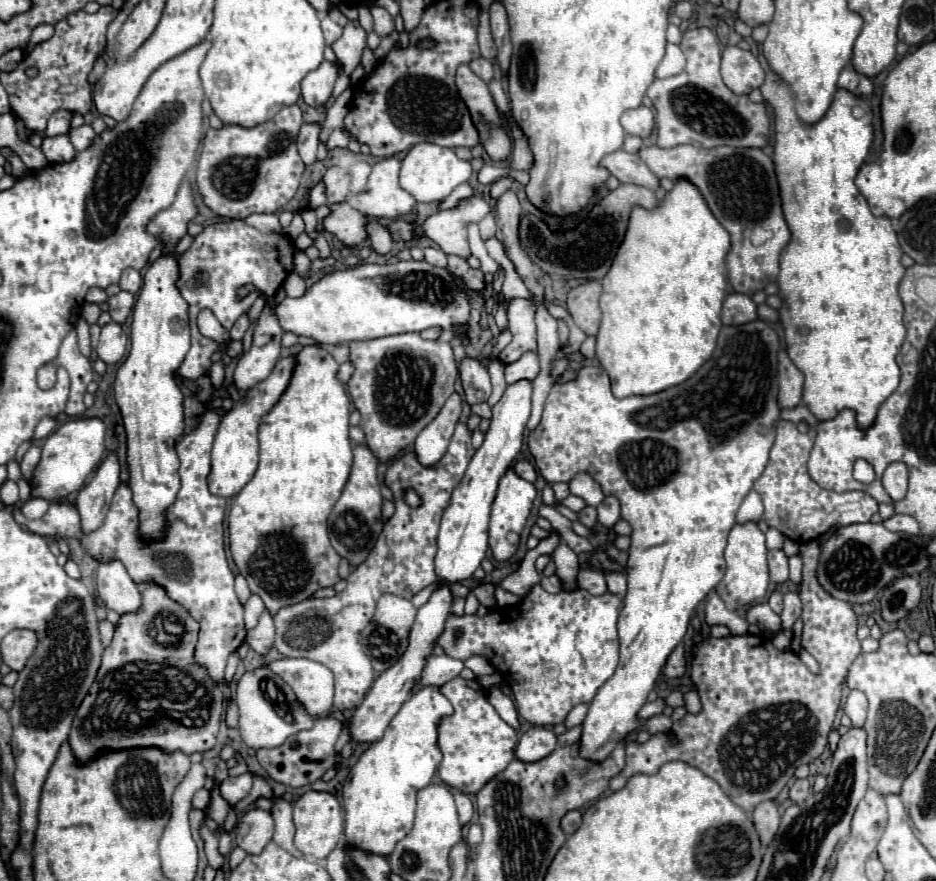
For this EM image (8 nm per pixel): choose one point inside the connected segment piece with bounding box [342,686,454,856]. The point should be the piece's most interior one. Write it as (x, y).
(379, 798)

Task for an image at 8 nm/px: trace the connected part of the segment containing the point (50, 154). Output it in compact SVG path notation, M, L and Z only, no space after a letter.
M44 136L42 138L42 152L44 156L56 164L56 162L70 162L76 154L74 146L70 144L70 138L68 136Z

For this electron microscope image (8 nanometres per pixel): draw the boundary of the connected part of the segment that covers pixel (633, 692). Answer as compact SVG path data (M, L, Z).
M754 320L754 322L742 324L742 326L722 326L712 358L694 376L690 376L686 382L682 382L678 386L672 386L672 388L668 388L664 392L650 394L650 396L628 396L624 400L618 400L618 398L612 396L610 378L606 376L606 370L602 366L584 366L578 372L576 380L566 382L566 384L558 384L558 382L554 384L554 388L550 390L550 394L546 398L546 406L544 406L542 420L540 420L538 428L534 428L534 432L528 434L528 448L530 448L532 456L534 456L534 460L538 456L538 470L546 478L546 482L550 482L550 484L554 484L554 482L570 482L574 478L574 474L578 474L578 472L592 474L592 478L600 484L600 488L602 488L602 492L606 496L612 494L612 496L616 496L620 500L620 504L622 504L622 518L632 526L632 536L630 536L632 544L630 544L630 550L628 550L628 594L624 598L624 608L622 608L620 618L618 618L620 662L618 662L618 668L616 668L614 676L600 686L598 694L590 702L588 716L582 722L580 756L584 756L588 760L594 760L594 762L604 760L622 738L626 738L630 732L634 732L638 728L646 728L650 734L658 734L658 732L666 732L672 726L672 720L668 716L664 716L664 714L654 716L650 720L640 720L638 718L638 710L644 706L648 692L654 688L668 654L684 638L696 606L706 598L706 594L724 576L726 564L724 564L722 552L726 548L726 536L728 536L730 528L736 524L736 512L738 512L740 502L752 490L754 480L762 474L762 468L766 466L770 448L774 444L774 428L776 428L776 422L780 420L780 408L776 404L776 394L778 394L778 384L776 384L778 360L776 360L776 354L778 354L778 346L780 346L778 334L764 320Z

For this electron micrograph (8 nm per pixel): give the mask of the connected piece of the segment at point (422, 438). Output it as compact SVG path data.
M454 392L454 396L450 396L450 400L446 400L446 404L438 412L438 416L418 434L414 450L422 464L426 464L426 466L436 464L444 456L448 442L454 434L454 426L460 418L462 402L464 402L462 396Z

